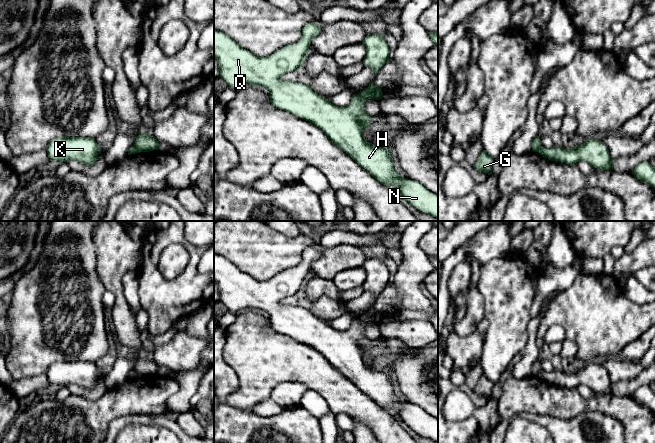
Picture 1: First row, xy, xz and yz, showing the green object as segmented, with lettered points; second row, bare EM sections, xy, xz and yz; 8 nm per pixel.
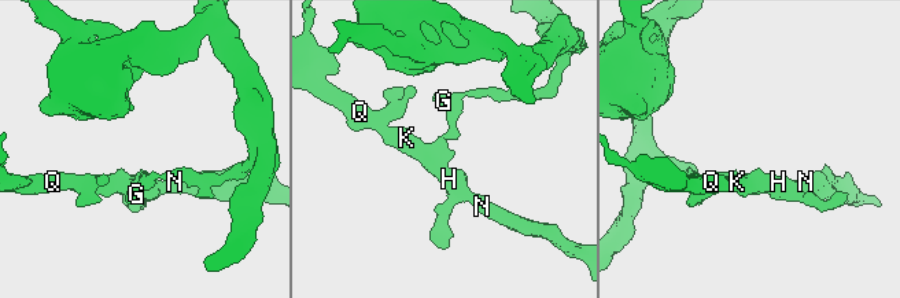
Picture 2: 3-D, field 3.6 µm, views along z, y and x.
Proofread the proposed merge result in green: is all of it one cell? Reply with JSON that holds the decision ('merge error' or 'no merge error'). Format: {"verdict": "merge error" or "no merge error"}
{"verdict": "merge error"}

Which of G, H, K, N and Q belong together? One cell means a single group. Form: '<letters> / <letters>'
G / H K N Q

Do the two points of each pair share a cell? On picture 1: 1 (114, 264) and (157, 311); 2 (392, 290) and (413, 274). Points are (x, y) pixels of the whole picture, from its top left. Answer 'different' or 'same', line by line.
1: different
2: different

